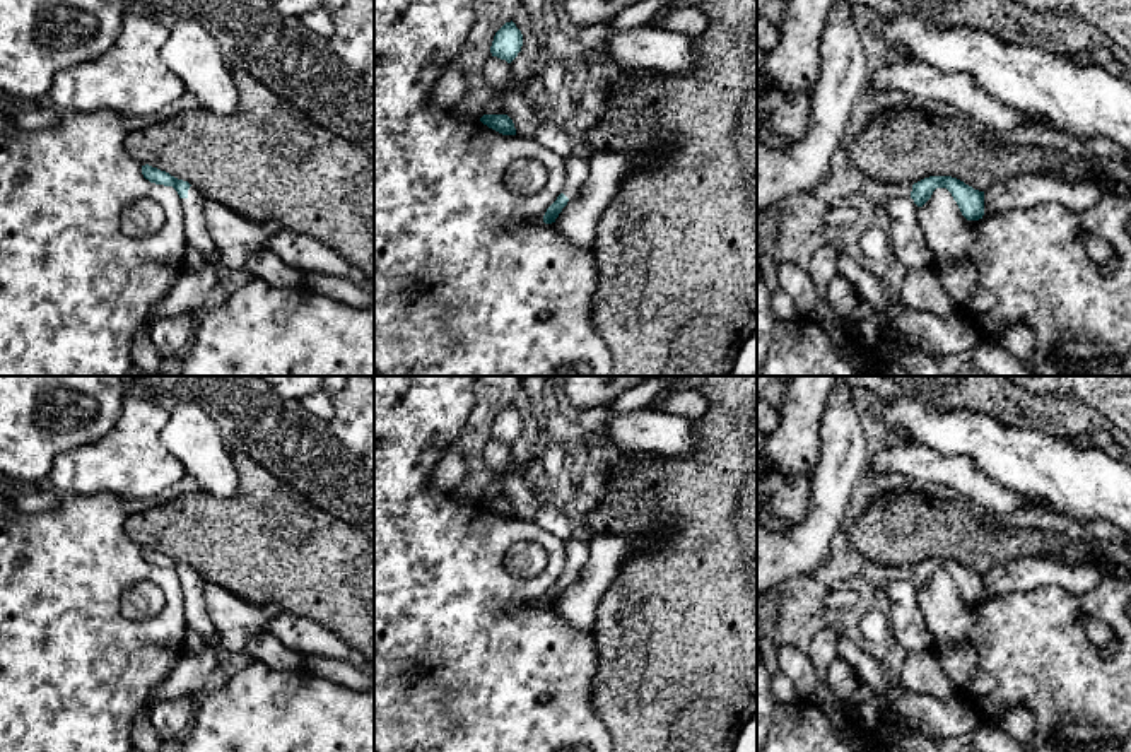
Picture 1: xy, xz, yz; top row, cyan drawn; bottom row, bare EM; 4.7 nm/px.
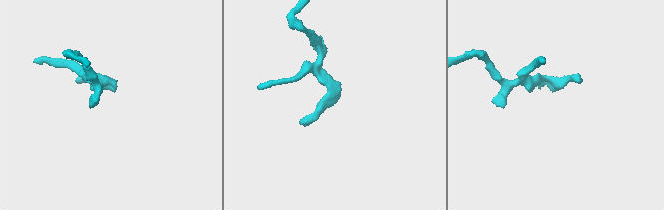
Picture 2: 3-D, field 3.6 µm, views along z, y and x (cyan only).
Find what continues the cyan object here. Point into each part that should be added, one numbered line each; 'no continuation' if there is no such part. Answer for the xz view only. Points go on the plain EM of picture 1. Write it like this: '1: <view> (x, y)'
1: xz (576, 552)

